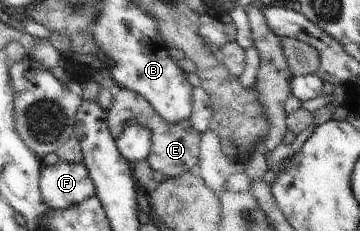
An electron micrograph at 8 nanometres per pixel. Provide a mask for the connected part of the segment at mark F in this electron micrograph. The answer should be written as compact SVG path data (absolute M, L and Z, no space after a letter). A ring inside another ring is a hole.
M59 160L40 172L40 193L52 209L65 210L95 195L95 187L83 163Z

